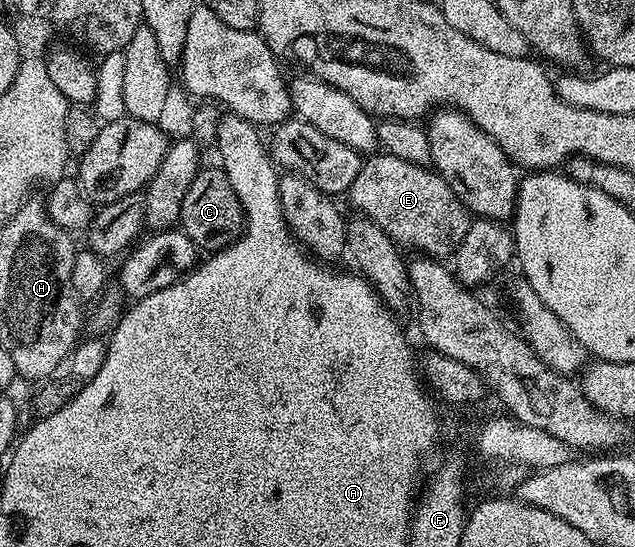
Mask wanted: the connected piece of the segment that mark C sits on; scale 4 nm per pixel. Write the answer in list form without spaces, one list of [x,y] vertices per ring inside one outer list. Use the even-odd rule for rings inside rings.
[[[220,166],[199,169],[187,194],[184,194],[184,201],[181,202],[178,226],[196,248],[206,252],[226,248],[240,237],[245,227],[243,206],[228,181],[226,172]]]

